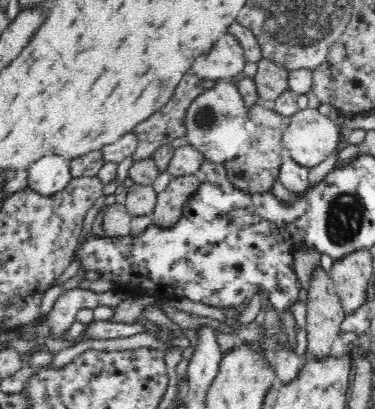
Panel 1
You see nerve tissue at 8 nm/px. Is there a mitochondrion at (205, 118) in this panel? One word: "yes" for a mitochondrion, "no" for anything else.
yes

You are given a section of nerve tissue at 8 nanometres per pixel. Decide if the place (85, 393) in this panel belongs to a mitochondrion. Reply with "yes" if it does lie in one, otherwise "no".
no

